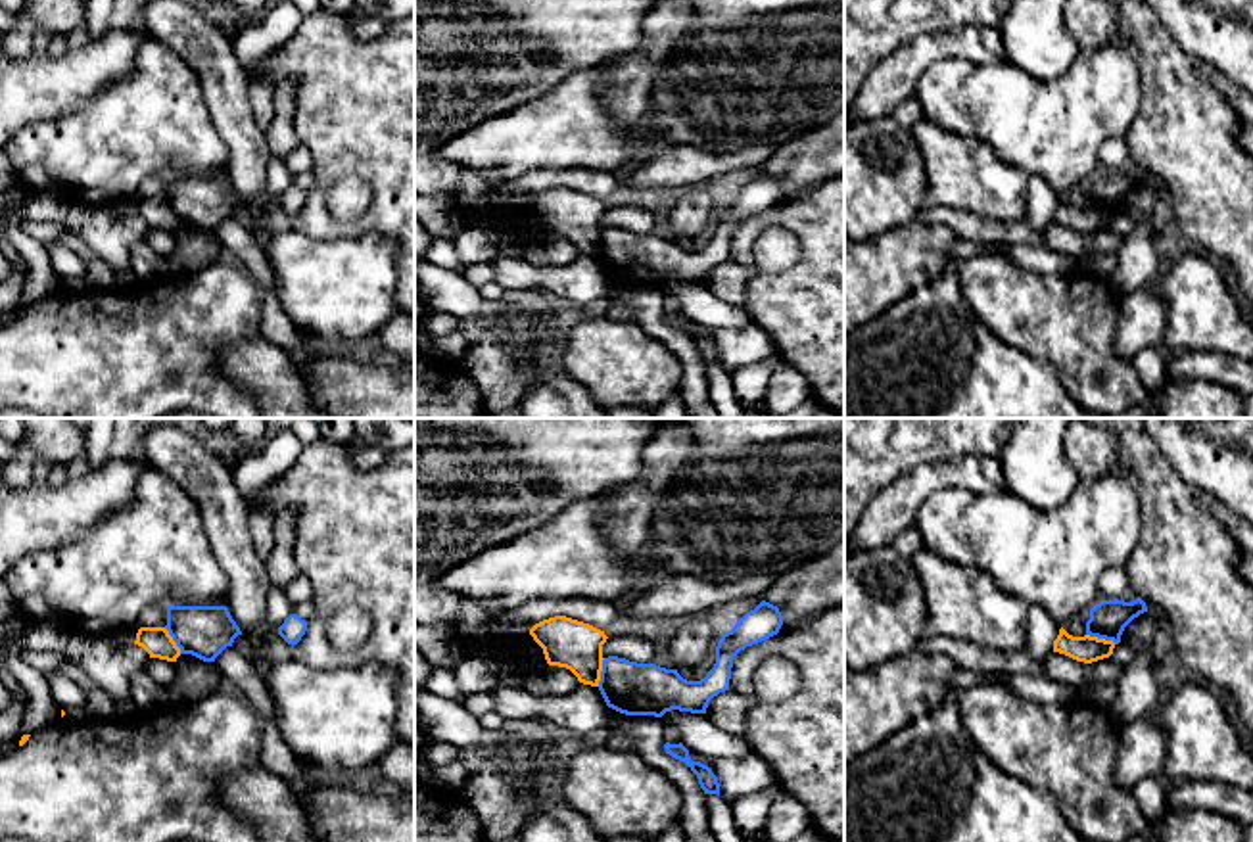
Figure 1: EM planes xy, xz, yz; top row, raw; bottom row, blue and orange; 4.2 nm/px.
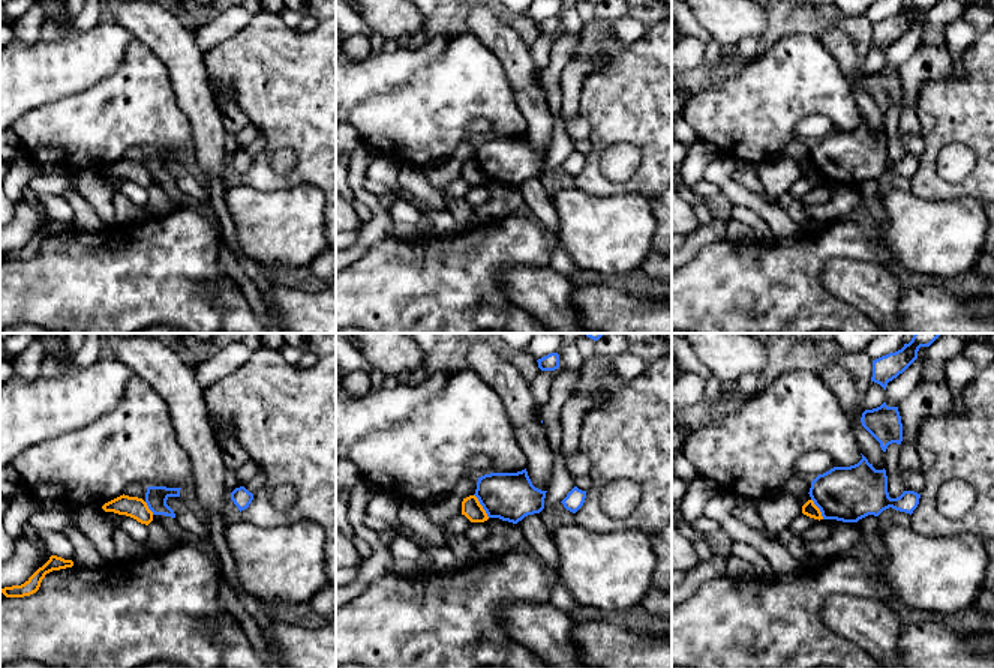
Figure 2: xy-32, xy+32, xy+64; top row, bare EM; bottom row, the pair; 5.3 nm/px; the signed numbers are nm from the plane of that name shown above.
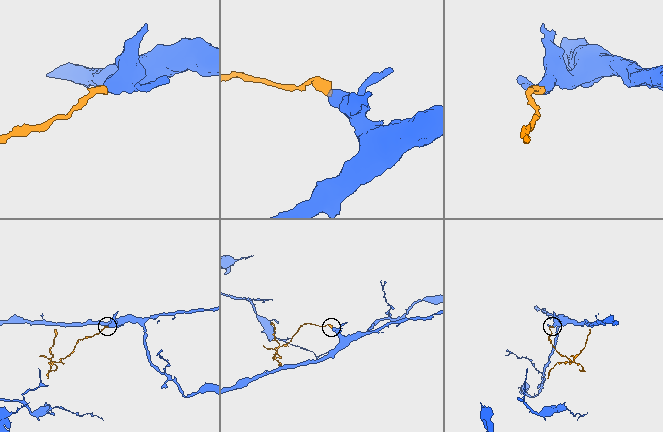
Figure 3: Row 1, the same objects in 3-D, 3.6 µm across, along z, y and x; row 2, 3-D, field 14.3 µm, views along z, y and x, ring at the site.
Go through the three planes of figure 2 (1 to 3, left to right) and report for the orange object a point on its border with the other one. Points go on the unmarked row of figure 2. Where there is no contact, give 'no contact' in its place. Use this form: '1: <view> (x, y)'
1: xy-32 (149, 171)
2: xy+32 (482, 168)
3: xy+64 (819, 171)

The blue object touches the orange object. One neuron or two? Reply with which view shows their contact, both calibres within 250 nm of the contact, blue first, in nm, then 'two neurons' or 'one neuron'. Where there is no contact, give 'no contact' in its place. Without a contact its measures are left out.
contact in yz; calibres 160 and 120 nm; two neurons

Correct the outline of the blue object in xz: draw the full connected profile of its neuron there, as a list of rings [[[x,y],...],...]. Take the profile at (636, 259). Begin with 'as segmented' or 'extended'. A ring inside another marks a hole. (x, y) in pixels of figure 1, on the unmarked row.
as segmented | [[[762,171],[746,182],[716,217],[716,234],[700,251],[683,249],[677,240],[608,226],[603,230],[599,261],[608,278],[626,286],[654,286],[679,280],[706,284],[714,267],[729,261],[735,226],[779,203],[783,186]]]

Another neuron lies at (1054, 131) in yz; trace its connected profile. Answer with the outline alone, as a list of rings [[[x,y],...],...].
[[[1113,40],[1080,52],[1073,67],[1050,82],[1030,77],[1005,58],[990,63],[940,59],[919,77],[915,96],[923,117],[959,136],[979,138],[998,159],[1027,176],[1044,178],[1063,198],[1101,173],[1101,144],[1124,138],[1130,130],[1140,107],[1140,81],[1130,52]]]

